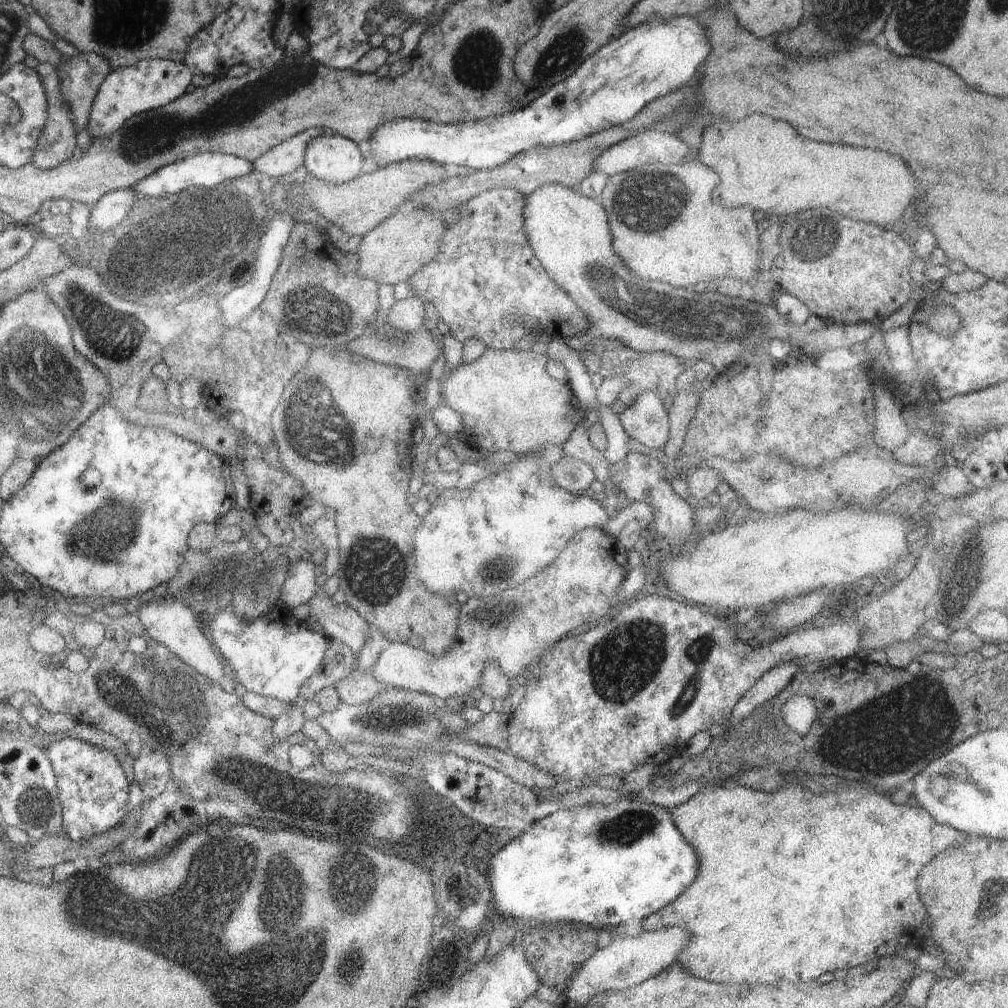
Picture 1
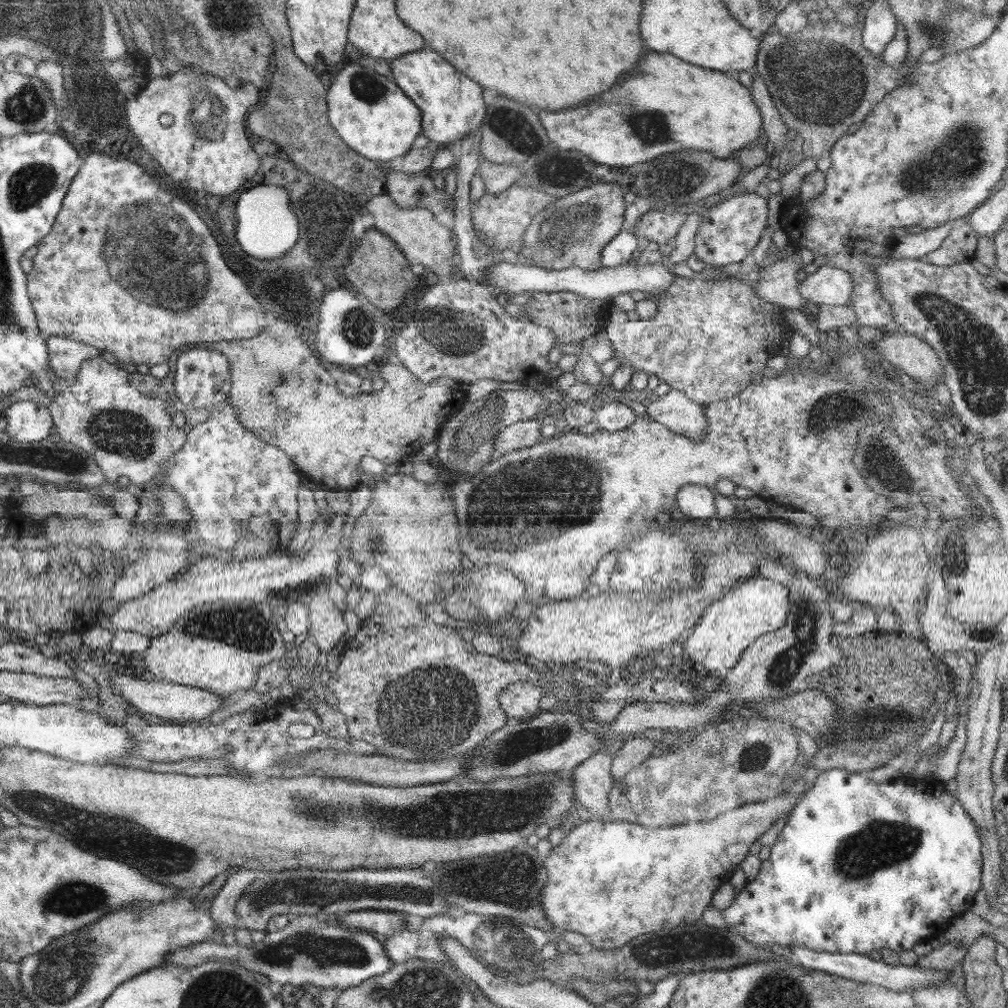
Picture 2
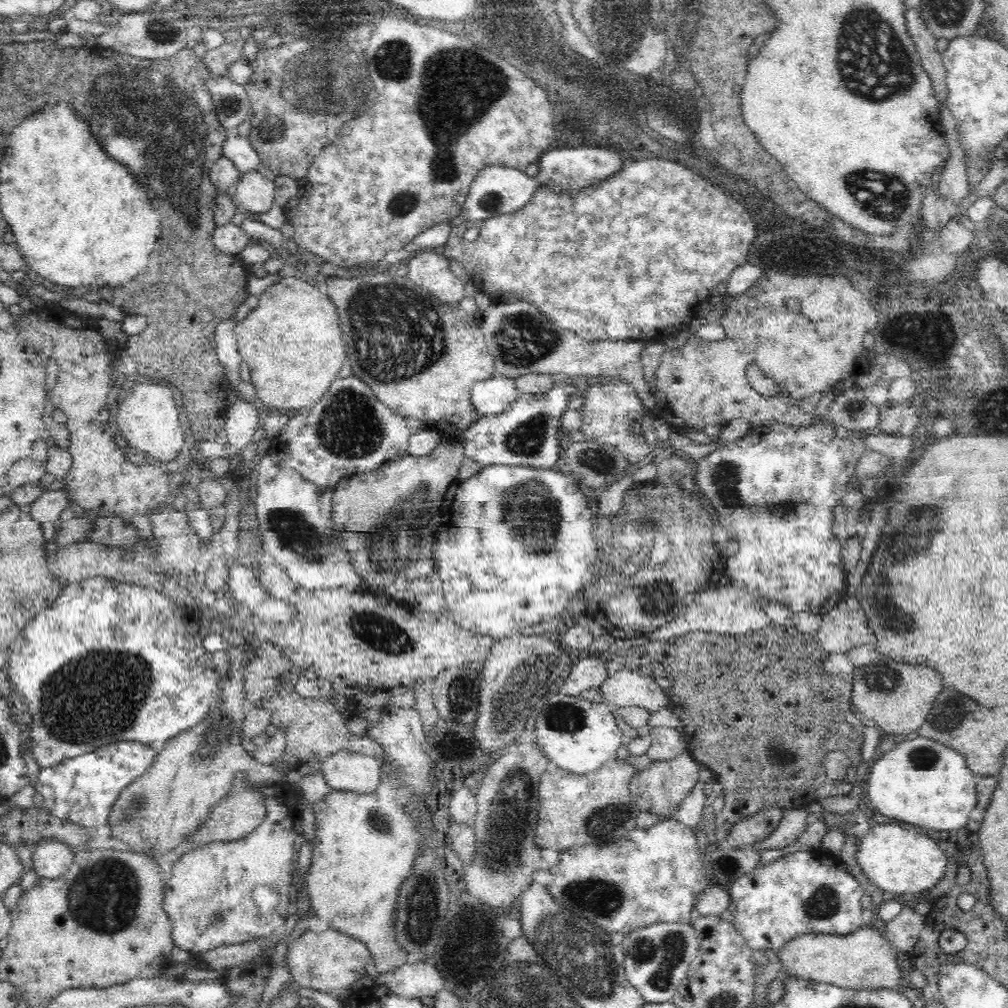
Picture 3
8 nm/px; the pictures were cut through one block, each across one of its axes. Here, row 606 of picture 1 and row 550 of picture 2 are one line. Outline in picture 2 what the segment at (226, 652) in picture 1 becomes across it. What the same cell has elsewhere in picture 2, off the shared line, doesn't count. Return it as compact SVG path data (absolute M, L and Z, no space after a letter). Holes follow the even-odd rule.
M208 347L187 350L178 357L178 360L176 360L176 369L174 369L175 390L173 394L177 395L180 402L185 404L188 408L201 409L204 413L209 413L209 417L204 422L198 422L198 424L191 426L190 432L187 433L185 445L163 464L165 467L162 467L160 472L162 484L166 488L174 489L181 494L188 510L191 512L191 521L196 523L196 528L194 528L194 530L197 530L198 534L200 534L206 542L210 542L210 544L217 548L232 550L240 538L257 537L262 539L262 541L268 541L272 550L281 558L284 558L285 544L292 539L292 536L296 533L296 527L298 527L299 516L297 515L297 510L299 504L297 501L297 492L302 485L301 478L304 474L300 472L294 459L291 459L283 450L280 450L277 446L269 445L252 431L249 431L244 425L241 425L241 422L239 421L239 412L227 403L227 400L229 400L229 392L231 391L231 376L230 358L226 358L226 355L218 350L210 350Z

